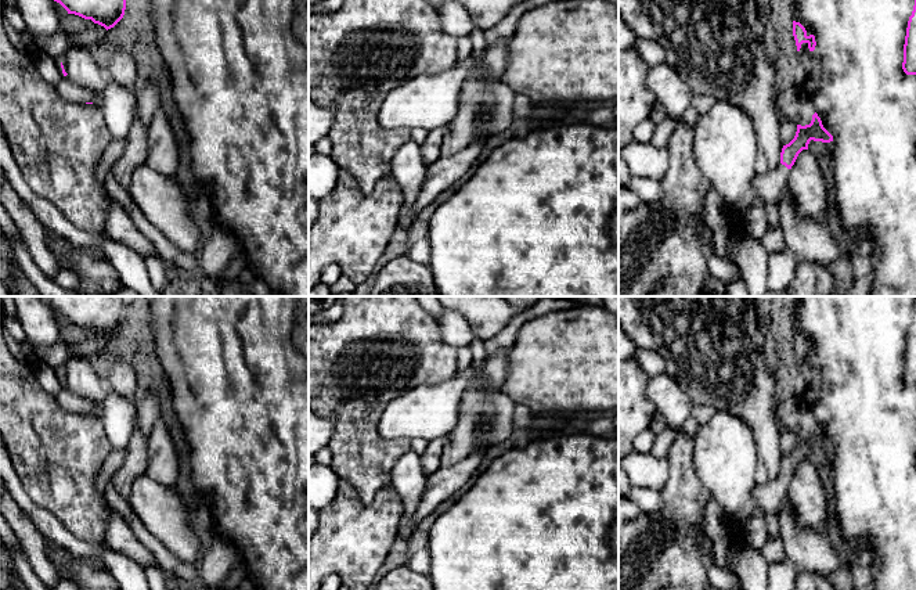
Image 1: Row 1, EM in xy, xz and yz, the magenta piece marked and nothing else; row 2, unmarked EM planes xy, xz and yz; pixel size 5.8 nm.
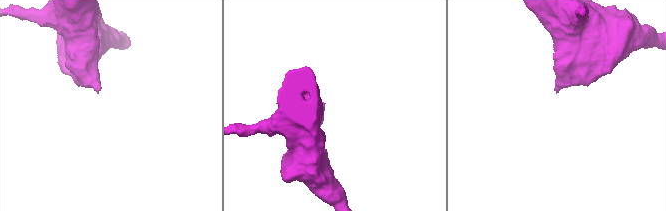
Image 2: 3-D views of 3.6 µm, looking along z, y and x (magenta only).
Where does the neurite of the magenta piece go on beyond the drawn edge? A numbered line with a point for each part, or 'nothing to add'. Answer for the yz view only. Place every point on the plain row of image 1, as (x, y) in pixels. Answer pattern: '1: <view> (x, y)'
1: yz (770, 497)

